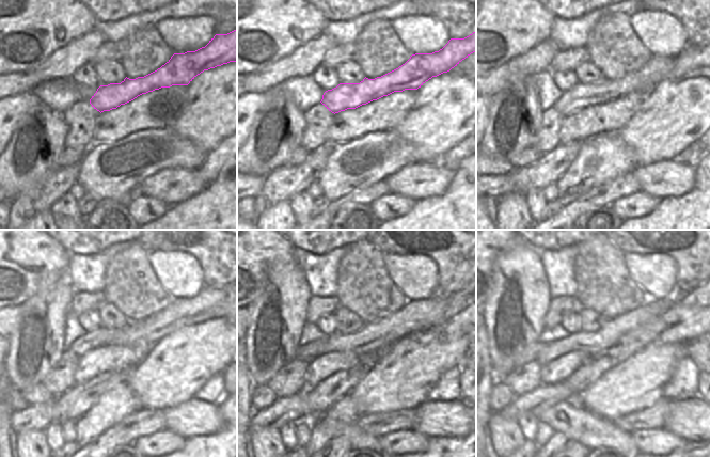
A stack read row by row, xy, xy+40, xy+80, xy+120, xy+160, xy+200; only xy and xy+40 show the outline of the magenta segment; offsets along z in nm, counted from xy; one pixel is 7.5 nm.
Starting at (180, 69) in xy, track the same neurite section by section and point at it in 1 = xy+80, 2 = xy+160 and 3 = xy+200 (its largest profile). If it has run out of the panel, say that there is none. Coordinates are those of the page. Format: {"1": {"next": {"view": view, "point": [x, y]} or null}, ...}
{"1": {"next": {"view": "xy+80", "point": [657, 68]}}, "2": {"next": {"view": "xy+160", "point": [313, 349]}}, "3": {"next": {"view": "xy+200", "point": [530, 352]}}}

